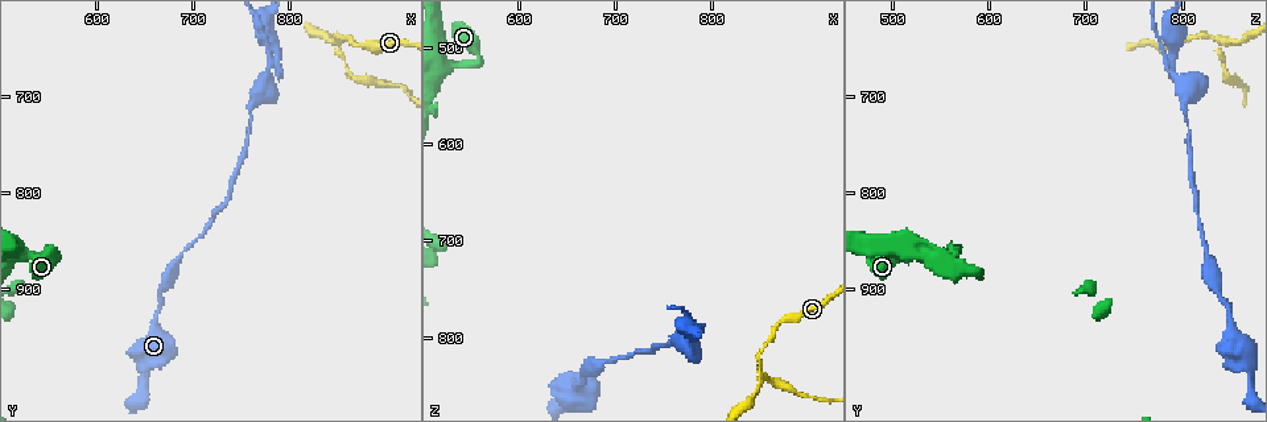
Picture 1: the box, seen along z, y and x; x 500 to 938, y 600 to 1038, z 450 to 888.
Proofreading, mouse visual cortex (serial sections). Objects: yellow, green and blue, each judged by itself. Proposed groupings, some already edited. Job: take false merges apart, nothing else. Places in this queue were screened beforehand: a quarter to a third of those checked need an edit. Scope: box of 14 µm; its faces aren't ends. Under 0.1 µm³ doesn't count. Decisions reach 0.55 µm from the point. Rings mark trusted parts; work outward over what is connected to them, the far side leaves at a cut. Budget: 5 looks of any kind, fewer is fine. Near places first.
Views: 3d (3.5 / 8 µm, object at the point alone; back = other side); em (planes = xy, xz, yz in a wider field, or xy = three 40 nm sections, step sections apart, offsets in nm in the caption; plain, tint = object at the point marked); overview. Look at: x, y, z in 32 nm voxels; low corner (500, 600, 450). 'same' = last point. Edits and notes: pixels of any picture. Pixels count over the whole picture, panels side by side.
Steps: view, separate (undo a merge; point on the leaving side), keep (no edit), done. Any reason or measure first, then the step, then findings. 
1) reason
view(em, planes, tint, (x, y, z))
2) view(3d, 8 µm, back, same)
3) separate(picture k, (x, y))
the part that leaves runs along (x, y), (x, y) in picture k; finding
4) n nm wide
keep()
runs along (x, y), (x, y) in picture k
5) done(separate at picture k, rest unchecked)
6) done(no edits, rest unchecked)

view(3d, 8 µm, (850, 645, 840))

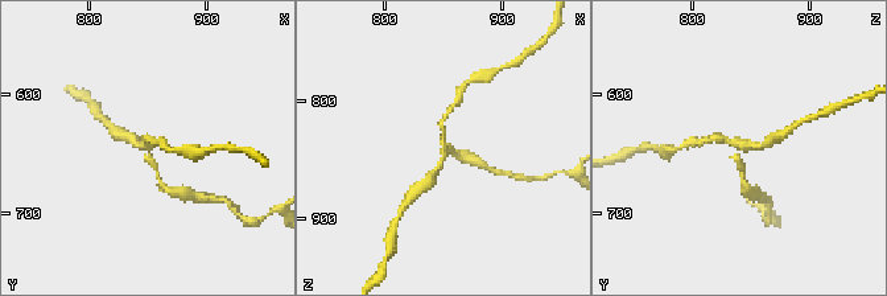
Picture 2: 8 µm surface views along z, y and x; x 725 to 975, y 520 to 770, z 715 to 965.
view(em, xy, step 2, tint, (850, 642, 838))

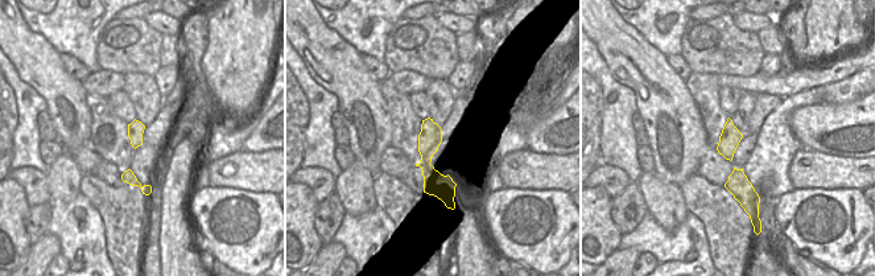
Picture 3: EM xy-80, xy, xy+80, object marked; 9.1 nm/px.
220 nm wide
separate(picture 2, (458, 153))
the part that leaves runs along (148, 153), (160, 183), (180, 193) in picture 2; a second cell is stuck on

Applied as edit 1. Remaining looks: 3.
see it whole again
view(overview)

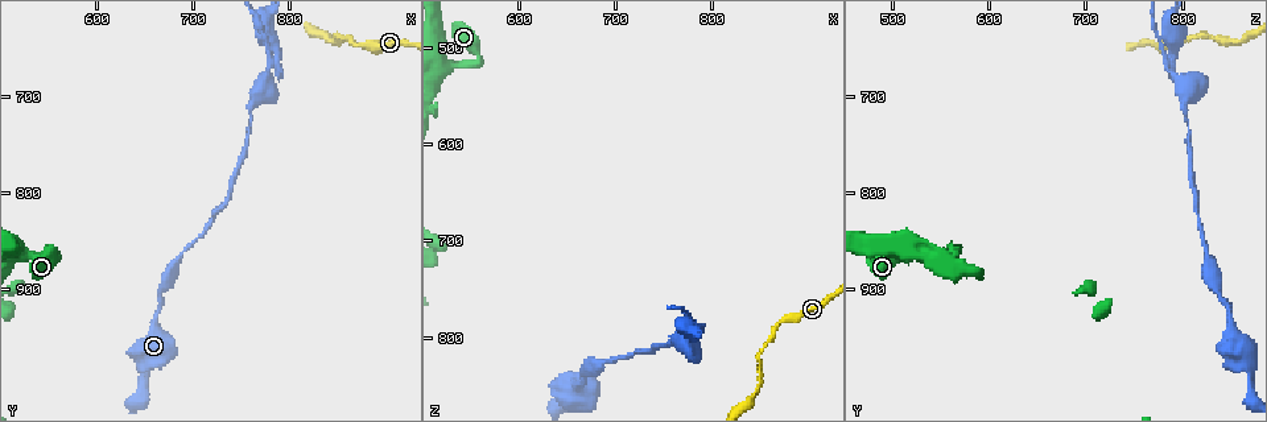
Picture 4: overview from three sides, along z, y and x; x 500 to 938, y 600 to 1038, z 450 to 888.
abrupt turn
view(3d, 3.5 µm, (560, 865, 515))

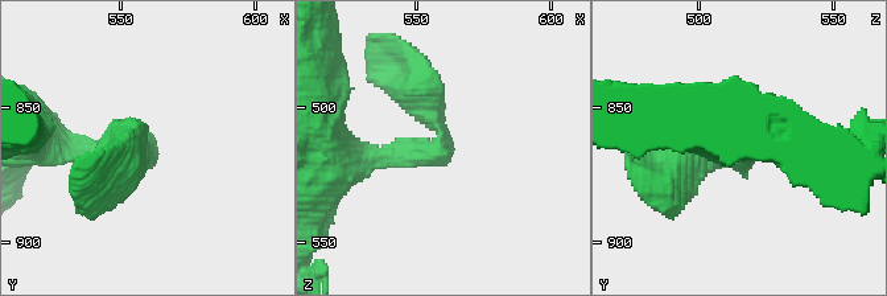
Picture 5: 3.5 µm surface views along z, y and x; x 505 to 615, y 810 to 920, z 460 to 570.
view(em, xy, step 1, tint, same)

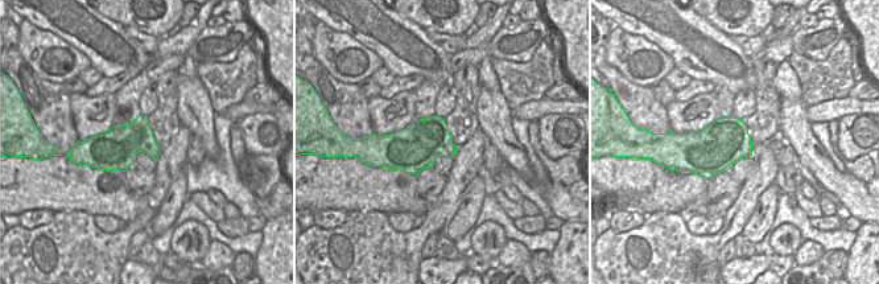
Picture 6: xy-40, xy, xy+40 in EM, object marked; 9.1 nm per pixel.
400 nm wide
keep()
runs along (400, 82), (441, 146), (355, 156) in picture 5; one cell here

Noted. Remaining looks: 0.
done(separate at picture 2, rest unchecked)

